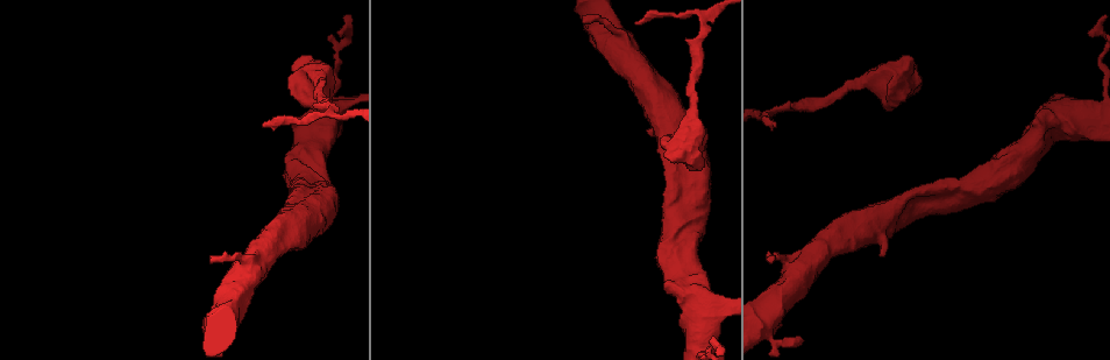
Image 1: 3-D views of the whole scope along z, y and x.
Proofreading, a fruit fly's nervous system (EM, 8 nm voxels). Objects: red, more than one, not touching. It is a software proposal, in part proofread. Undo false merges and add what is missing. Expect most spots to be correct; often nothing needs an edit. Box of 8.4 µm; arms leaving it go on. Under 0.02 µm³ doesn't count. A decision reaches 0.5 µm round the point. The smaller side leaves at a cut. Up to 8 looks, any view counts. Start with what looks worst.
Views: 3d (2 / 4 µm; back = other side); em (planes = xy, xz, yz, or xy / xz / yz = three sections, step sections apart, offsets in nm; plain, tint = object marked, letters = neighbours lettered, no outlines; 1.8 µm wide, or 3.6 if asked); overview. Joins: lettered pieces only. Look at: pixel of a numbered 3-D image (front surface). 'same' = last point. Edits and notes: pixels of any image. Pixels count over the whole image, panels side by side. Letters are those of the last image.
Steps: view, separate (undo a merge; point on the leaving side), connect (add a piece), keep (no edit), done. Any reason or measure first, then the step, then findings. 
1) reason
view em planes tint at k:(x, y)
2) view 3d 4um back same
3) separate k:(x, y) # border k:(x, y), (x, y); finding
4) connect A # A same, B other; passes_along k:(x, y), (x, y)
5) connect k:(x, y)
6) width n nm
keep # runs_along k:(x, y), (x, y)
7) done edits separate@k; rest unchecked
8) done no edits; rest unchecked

stops while still wide
view em 3.6um planes letters at 1:(296, 61)

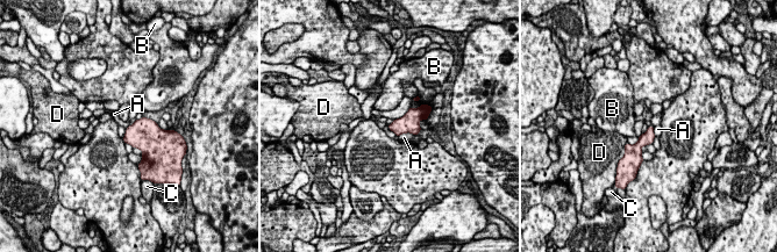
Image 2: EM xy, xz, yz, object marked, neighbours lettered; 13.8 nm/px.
keep # A other, B other, C other, D other; border 2:(415, 134), (407, 132), (398, 136); no lettered piece goes on from it

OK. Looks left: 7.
free end
view em planes letters at 1:(801, 337)

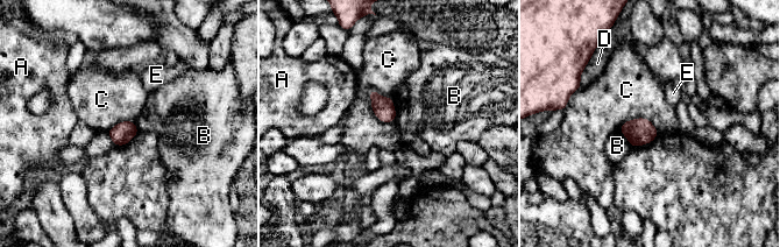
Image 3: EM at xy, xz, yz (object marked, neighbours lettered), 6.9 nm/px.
keep # A other, B other, C other, D other, E other; border 3:(370, 89), (373, 113), (395, 121); no lettered piece goes on from it

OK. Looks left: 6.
tapers out
view 3d 2um at 1:(773, 262)

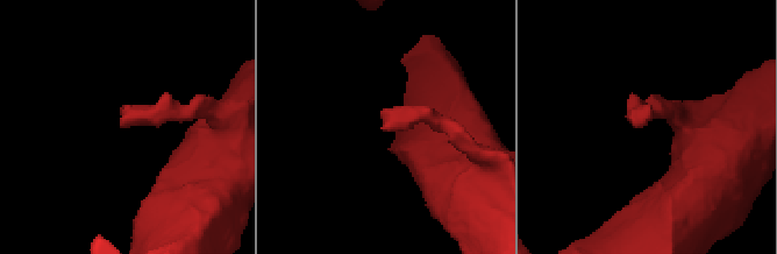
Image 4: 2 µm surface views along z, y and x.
now the EM
view em planes letters at 4:(124, 123)

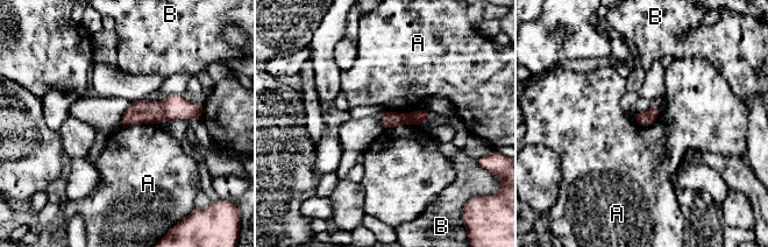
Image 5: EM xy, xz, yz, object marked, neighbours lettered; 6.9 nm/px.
width 100 nm
keep # A other, B other; runs_along 5:(193, 108), (137, 112), (123, 121); no lettered piece goes on from it

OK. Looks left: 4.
done no edits; rest unchecked

